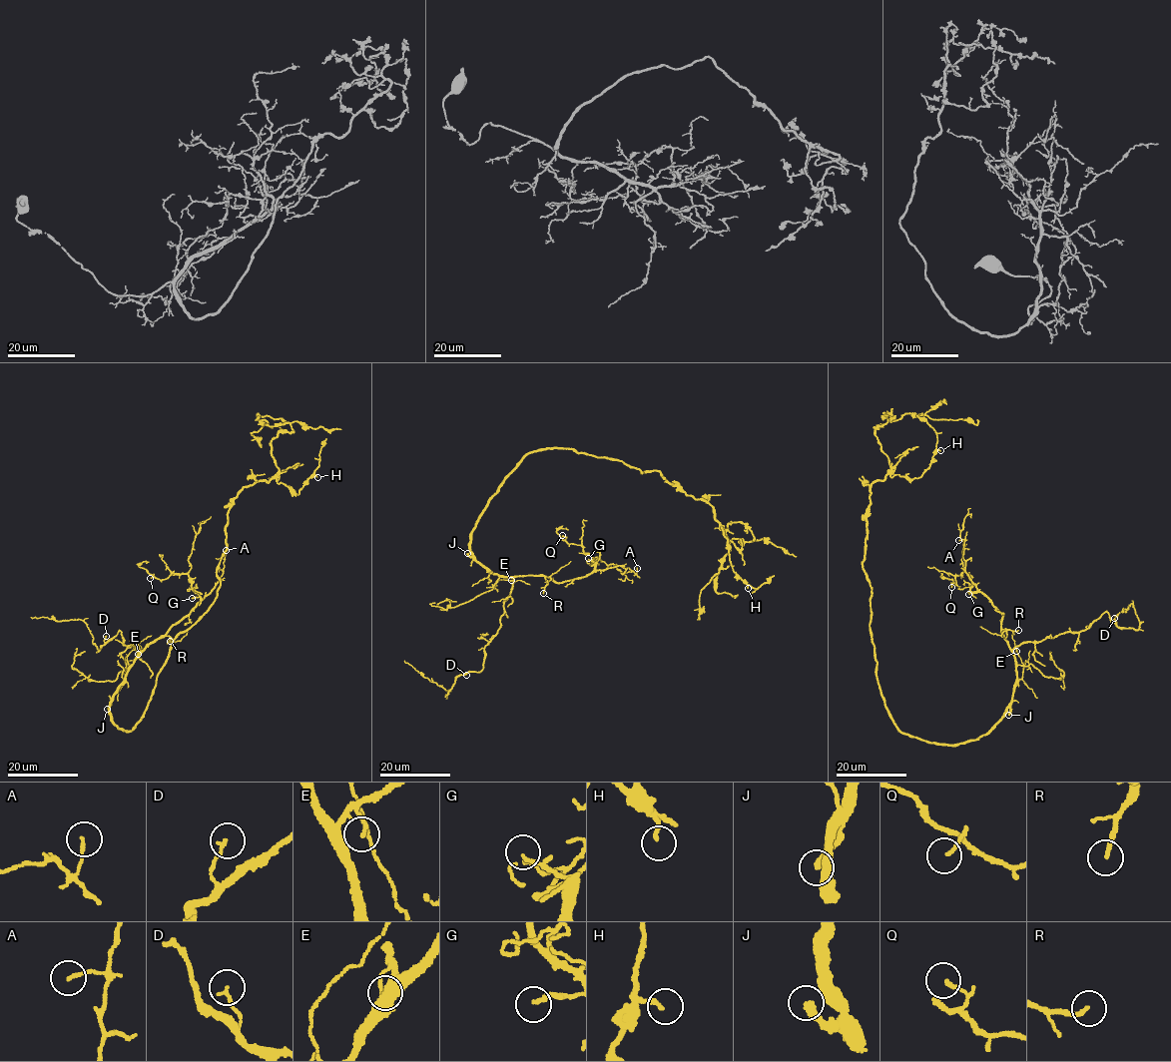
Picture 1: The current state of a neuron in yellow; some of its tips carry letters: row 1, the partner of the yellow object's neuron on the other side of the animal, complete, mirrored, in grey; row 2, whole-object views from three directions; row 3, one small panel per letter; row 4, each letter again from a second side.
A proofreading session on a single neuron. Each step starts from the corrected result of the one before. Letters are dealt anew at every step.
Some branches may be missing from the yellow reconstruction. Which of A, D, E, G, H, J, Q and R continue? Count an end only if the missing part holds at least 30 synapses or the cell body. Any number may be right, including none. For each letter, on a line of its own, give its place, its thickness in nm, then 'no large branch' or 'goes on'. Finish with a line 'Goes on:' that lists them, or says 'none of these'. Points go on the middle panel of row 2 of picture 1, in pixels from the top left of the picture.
A: (637, 568) | 110 nm | no large branch
D: (466, 675) | 140 nm | no large branch
E: (511, 580) | 150 nm | no large branch
G: (588, 558) | 100 nm | no large branch
H: (748, 588) | 150 nm | no large branch
J: (467, 553) | 300 nm | goes on
Q: (562, 535) | 140 nm | no large branch
R: (543, 593) | 170 nm | no large branch
Goes on: J

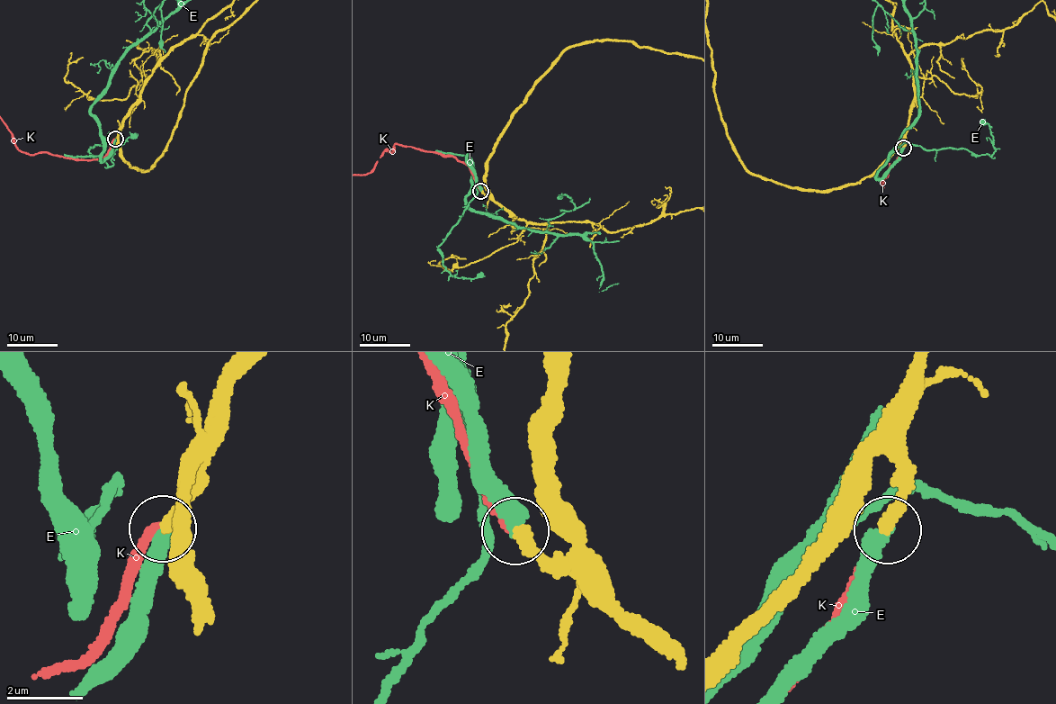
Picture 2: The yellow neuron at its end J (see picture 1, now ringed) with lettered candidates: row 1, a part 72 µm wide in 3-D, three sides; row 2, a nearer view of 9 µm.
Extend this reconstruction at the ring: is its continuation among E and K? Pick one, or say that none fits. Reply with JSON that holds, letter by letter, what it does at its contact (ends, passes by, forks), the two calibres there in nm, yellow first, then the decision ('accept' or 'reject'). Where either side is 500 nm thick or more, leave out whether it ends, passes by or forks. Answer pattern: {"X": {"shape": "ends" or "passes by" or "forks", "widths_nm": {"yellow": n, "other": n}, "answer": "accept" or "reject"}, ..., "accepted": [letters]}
{"E": {"shape": "ends", "widths_nm": {"yellow": 320, "other": 340}, "answer": "accept"}, "K": {"shape": "ends", "widths_nm": {"yellow": 320, "other": 220}, "answer": "reject"}, "accepted": ["E"]}

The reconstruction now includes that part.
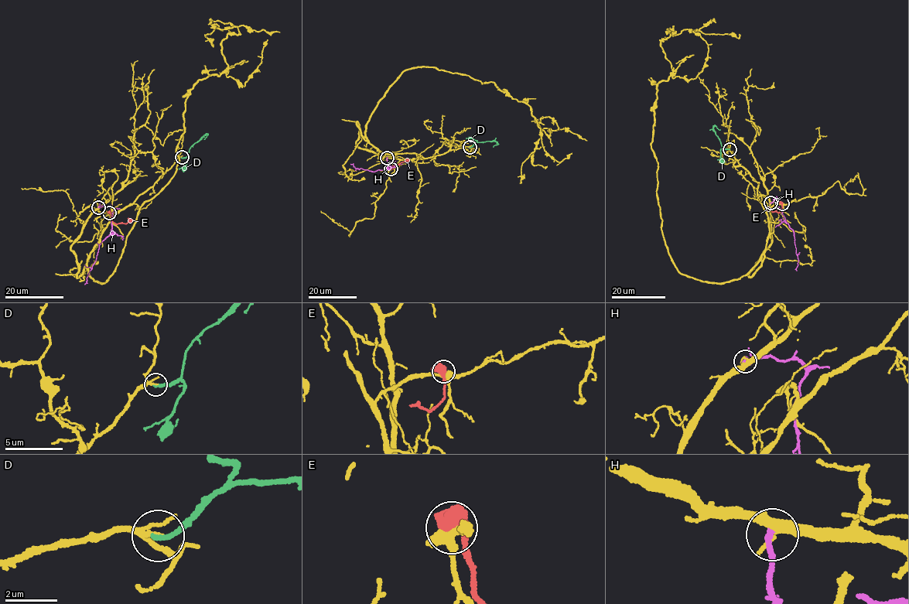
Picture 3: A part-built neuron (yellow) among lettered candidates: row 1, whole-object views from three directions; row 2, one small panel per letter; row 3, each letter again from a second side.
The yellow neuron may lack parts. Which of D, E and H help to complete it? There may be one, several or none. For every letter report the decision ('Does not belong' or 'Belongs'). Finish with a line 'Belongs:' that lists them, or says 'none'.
D: Belongs
E: Does not belong
H: Does not belong
Belongs: D

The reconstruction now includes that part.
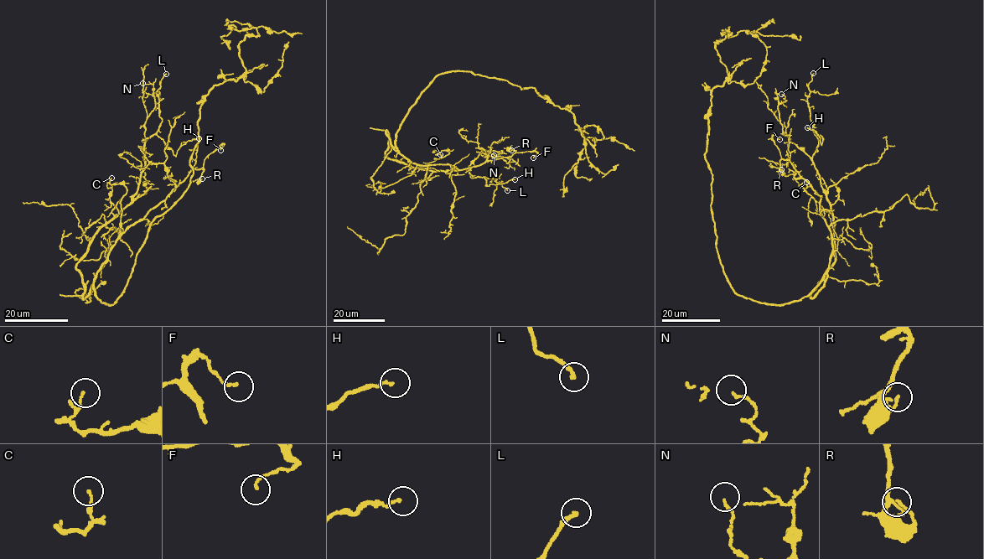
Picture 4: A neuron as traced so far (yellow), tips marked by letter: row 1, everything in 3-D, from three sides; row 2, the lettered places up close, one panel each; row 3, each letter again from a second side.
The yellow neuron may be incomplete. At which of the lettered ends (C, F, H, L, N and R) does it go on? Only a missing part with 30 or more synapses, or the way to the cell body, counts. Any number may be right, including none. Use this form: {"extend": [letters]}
{"extend": []}

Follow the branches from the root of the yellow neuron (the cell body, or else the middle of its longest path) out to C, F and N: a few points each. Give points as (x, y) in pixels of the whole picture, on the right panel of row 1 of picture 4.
C: (730, 285), (747, 298), (780, 304), (824, 284), (810, 297), (835, 260), (834, 221), (801, 187), (806, 182)
F: (730, 285), (787, 303), (827, 269), (820, 199), (781, 157), (772, 138), (779, 139)
N: (730, 285), (787, 303), (823, 281), (812, 297), (835, 260), (826, 192), (783, 131), (781, 94)

